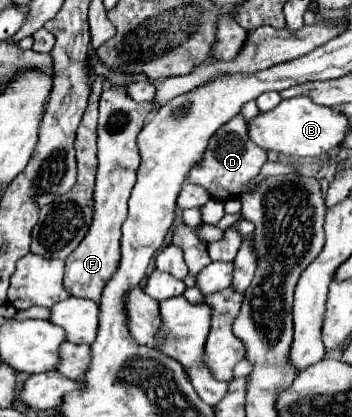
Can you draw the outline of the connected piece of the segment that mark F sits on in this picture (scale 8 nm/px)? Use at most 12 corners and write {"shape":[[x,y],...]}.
{"shape":[[127,82],[99,98],[93,222],[67,256],[65,290],[99,304],[151,104]]}

